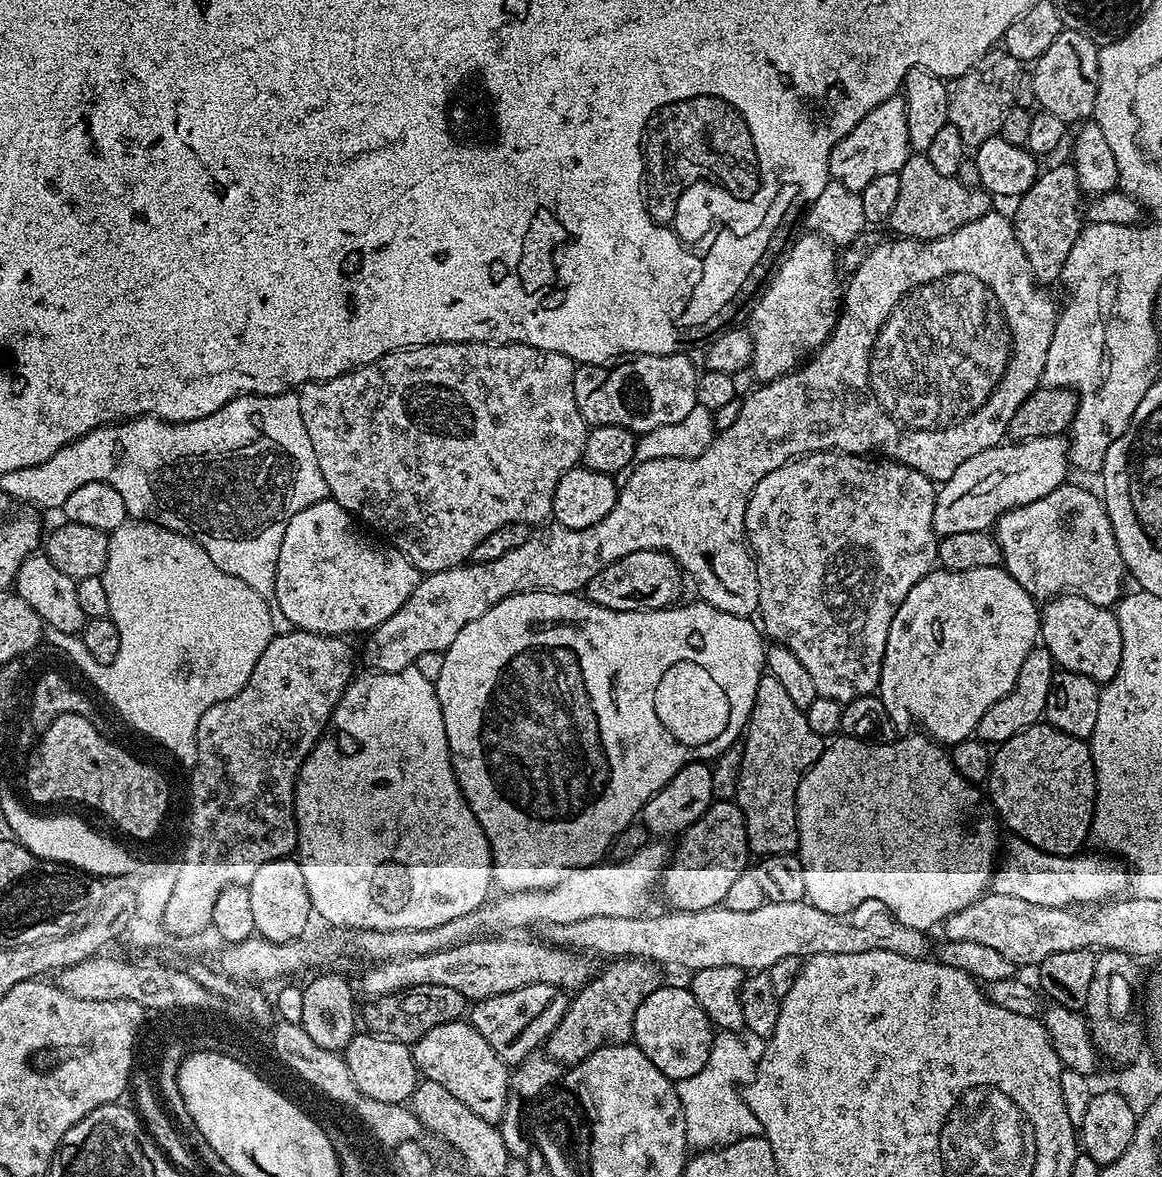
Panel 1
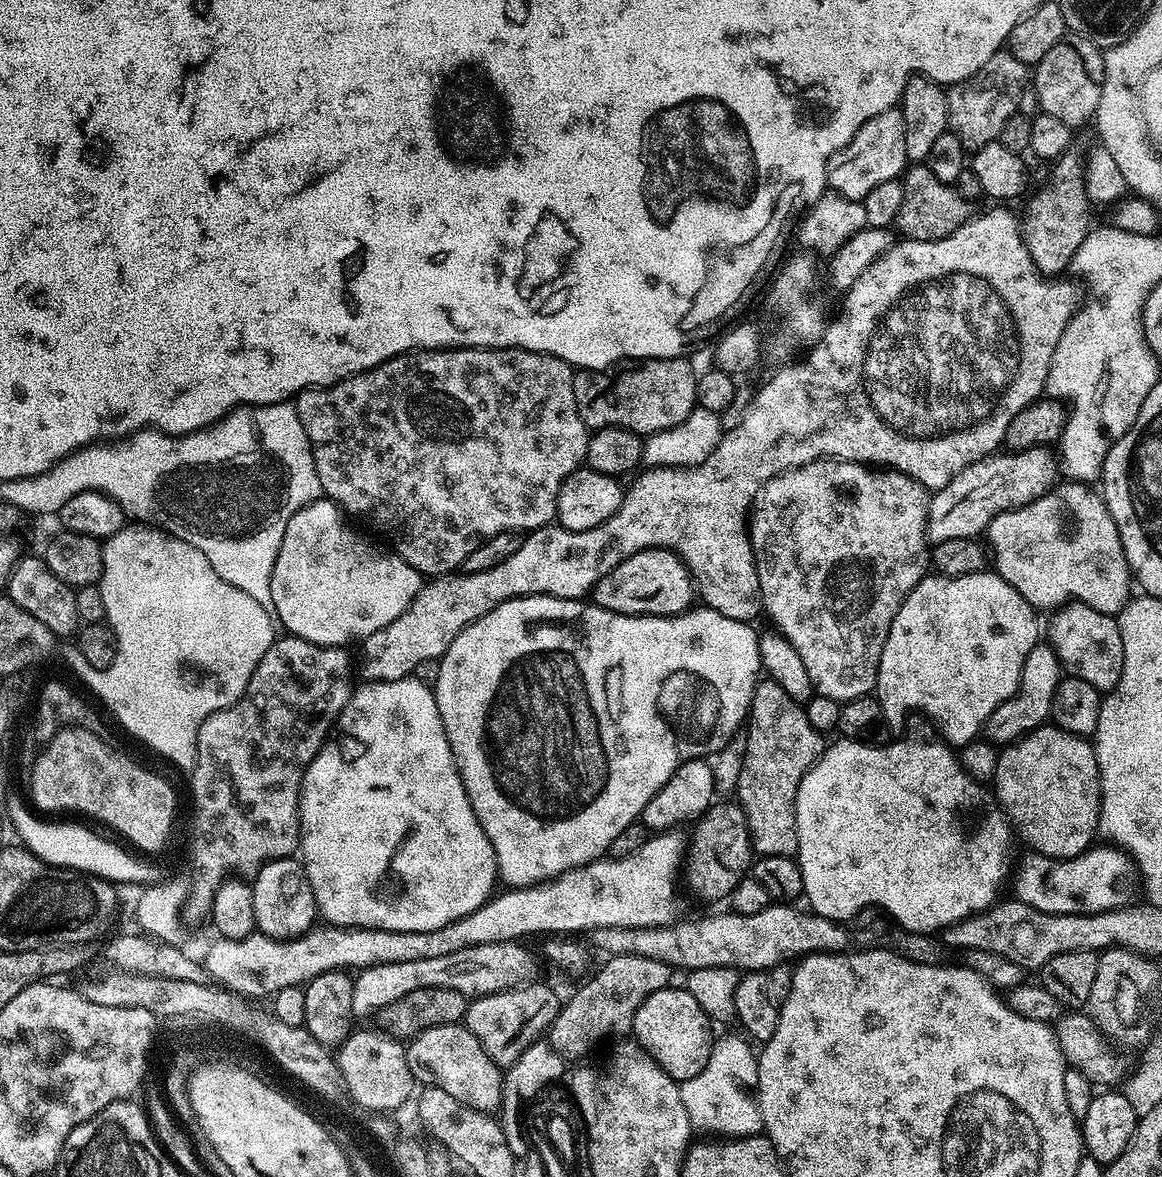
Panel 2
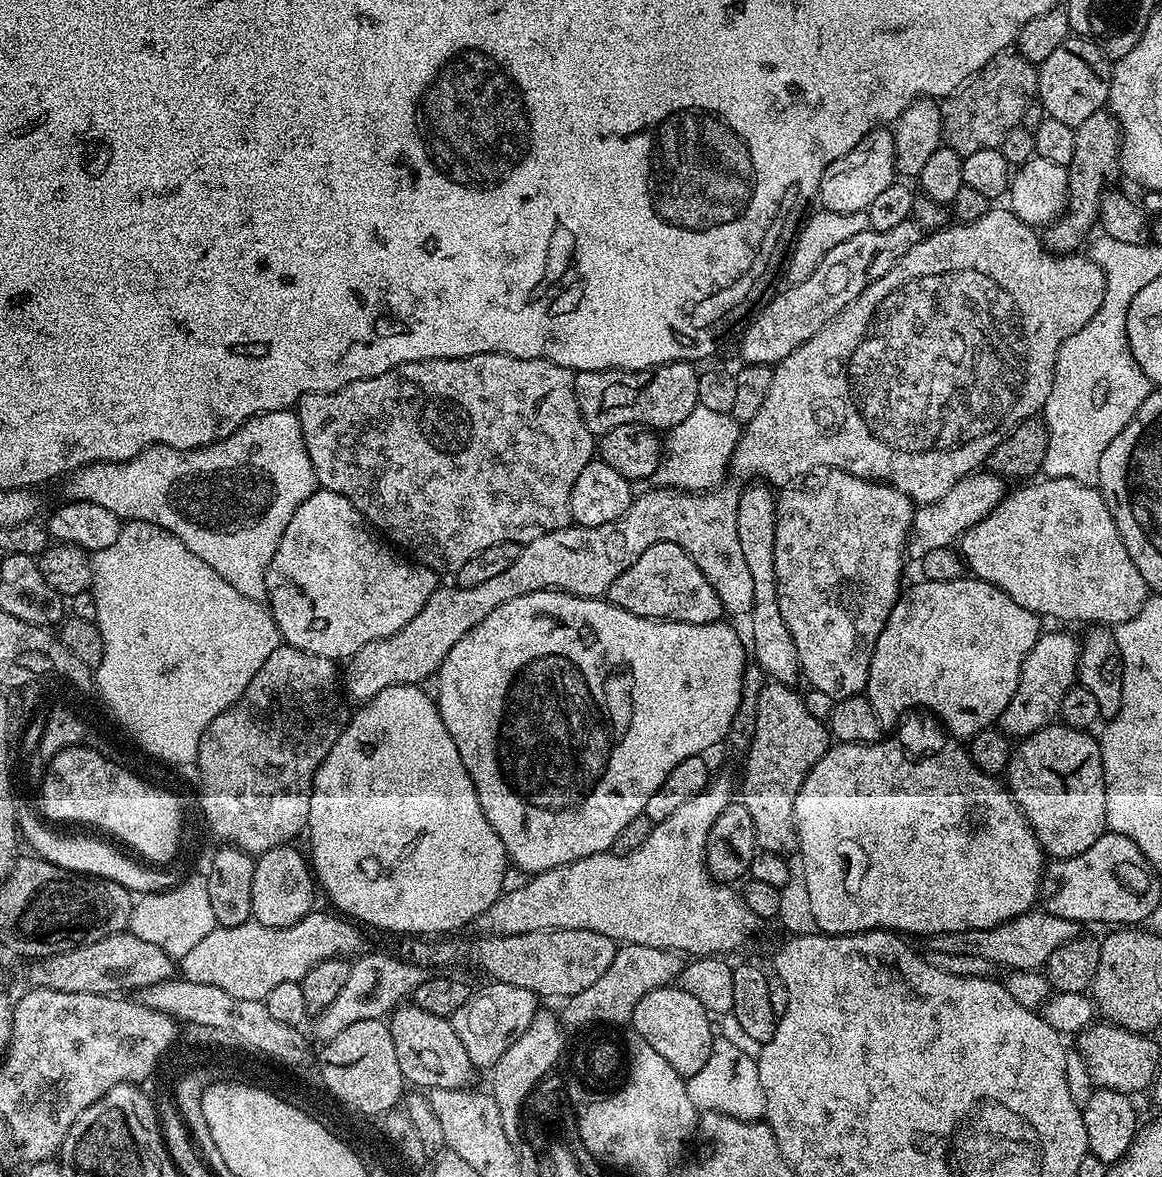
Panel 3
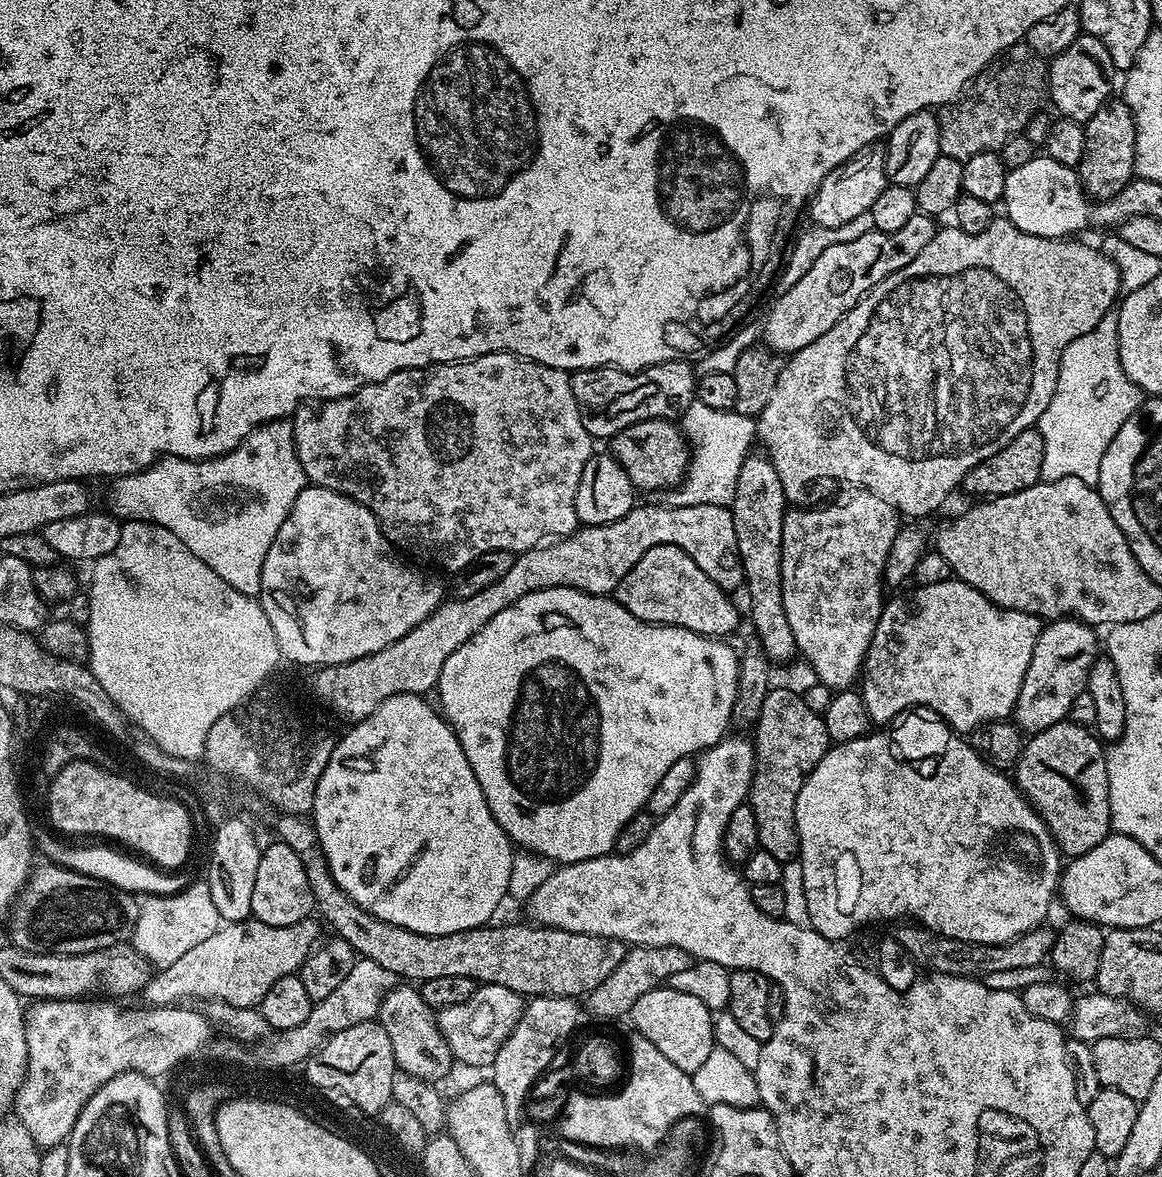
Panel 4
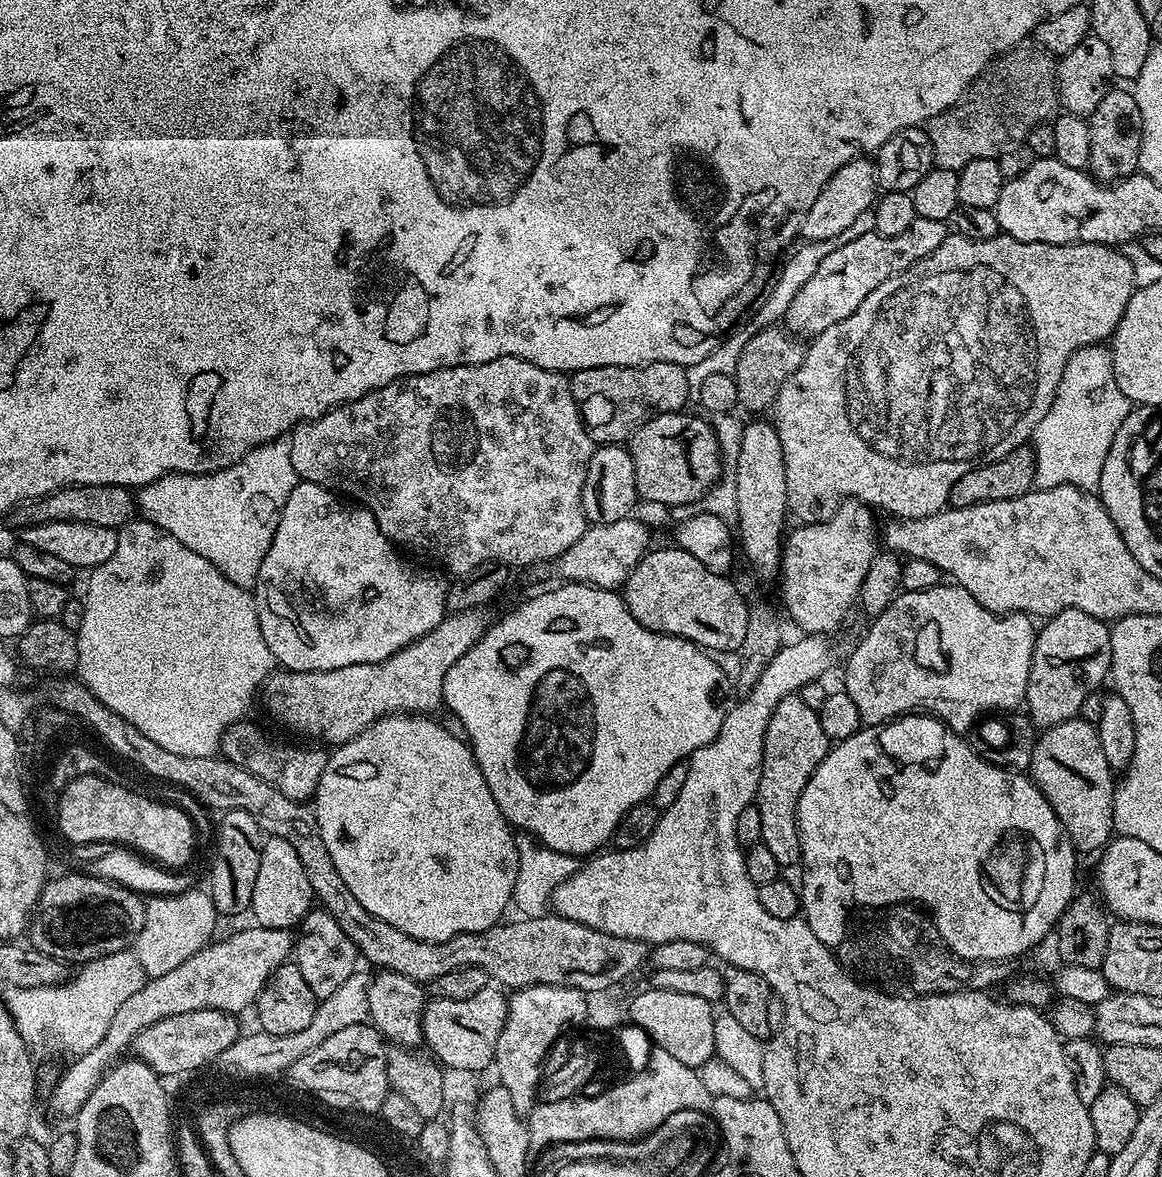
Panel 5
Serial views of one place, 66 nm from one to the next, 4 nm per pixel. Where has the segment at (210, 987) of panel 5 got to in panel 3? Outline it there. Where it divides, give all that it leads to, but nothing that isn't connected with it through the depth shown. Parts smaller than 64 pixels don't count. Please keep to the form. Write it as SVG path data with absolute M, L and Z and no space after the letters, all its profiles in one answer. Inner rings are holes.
M314 910L306 918L294 922L294 926L285 928L262 926L254 918L242 926L217 926L189 953L179 957L179 975L190 982L218 986L226 990L226 994L234 994L234 998L264 1001L274 986L303 980L314 966L318 966L318 962L352 958L361 951L359 948L364 944L361 929L355 923L328 912Z

